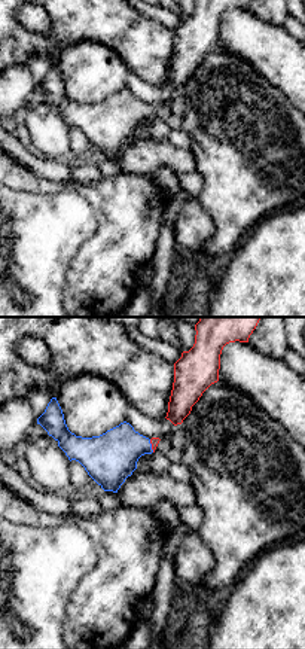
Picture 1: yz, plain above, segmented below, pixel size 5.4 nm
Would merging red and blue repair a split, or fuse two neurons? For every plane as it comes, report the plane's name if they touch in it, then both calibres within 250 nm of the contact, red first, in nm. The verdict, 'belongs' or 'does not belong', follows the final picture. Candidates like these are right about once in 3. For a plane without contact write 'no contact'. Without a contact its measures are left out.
contact in yz; calibres 50 and 280 nm

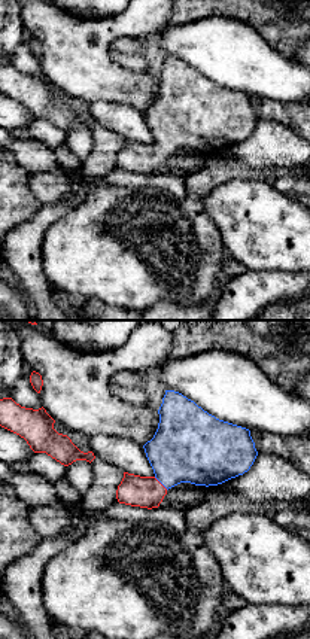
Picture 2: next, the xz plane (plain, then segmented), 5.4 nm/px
contact in xz; calibres 180 and 380 nm

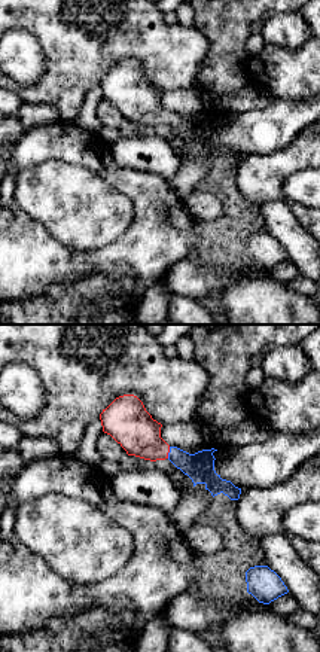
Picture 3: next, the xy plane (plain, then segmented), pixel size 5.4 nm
contact in xy; calibres 240 and 160 nm

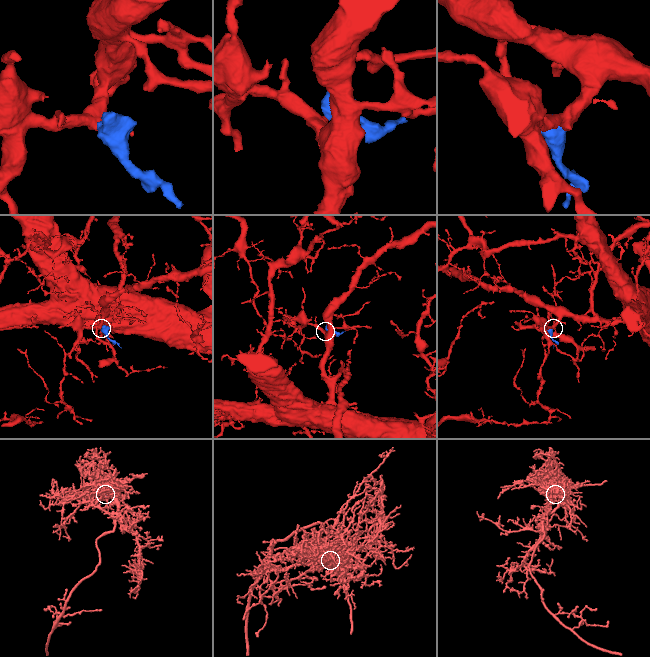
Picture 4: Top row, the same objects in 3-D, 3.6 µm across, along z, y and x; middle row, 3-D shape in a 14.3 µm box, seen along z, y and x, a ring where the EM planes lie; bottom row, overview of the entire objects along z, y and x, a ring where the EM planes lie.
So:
belongs

